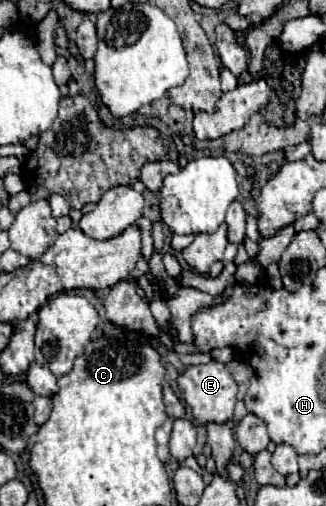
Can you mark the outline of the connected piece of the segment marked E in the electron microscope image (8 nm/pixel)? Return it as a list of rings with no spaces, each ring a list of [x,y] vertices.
[[[209,361],[203,365],[189,365],[179,377],[177,377],[177,385],[181,389],[183,401],[191,407],[191,413],[197,421],[197,445],[195,446],[193,456],[196,457],[202,453],[202,449],[206,443],[206,427],[209,423],[227,423],[229,419],[233,419],[233,407],[237,401],[237,383],[231,375],[231,371],[227,371],[227,367],[219,361]]]

